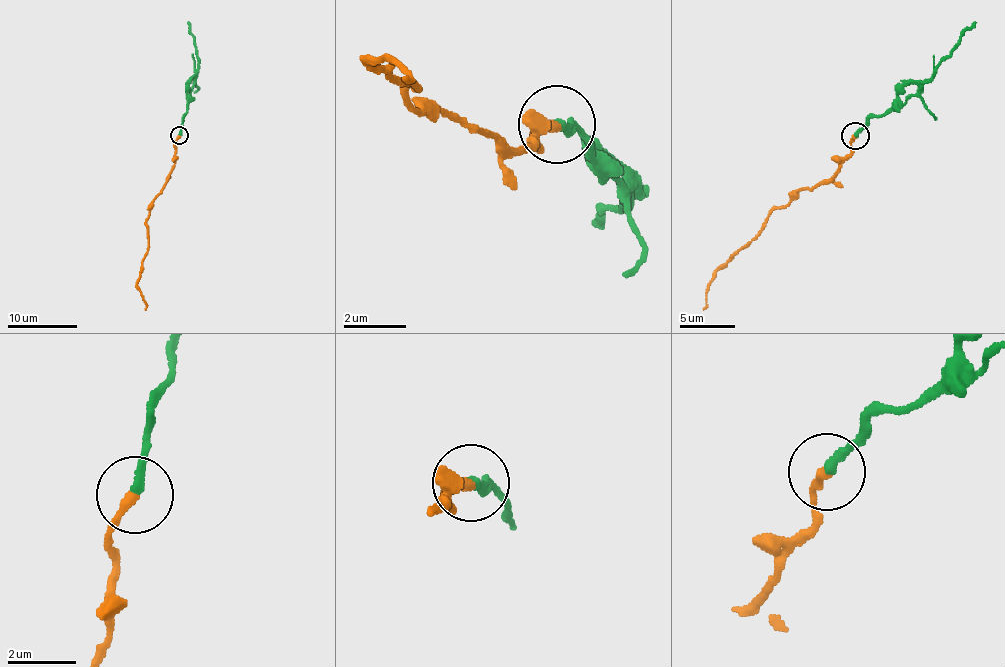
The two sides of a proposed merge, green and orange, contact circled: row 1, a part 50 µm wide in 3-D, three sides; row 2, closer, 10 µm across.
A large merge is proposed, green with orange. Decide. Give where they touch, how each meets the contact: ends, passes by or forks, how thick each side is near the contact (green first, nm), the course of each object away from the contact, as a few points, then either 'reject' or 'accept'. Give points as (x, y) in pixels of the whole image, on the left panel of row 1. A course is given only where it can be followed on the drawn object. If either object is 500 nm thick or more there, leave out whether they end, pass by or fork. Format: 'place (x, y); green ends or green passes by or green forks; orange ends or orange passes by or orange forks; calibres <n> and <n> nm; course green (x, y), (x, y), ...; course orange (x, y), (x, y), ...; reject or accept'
place (179, 135); green ends; orange ends; calibres 260 and 280 nm; course green (180, 136), (197, 58), (195, 38), (188, 21); course orange (180, 136), (175, 143), (175, 166), (146, 218), (148, 253), (142, 260), (137, 284), (146, 304), (144, 310); reject

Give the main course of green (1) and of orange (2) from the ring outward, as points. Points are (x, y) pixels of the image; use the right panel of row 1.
1: (856, 137), (858, 127), (913, 95), (933, 77), (935, 66), (977, 21)
2: (856, 137), (839, 173), (797, 191), (797, 199), (770, 214), (751, 245), (717, 270), (704, 309)

